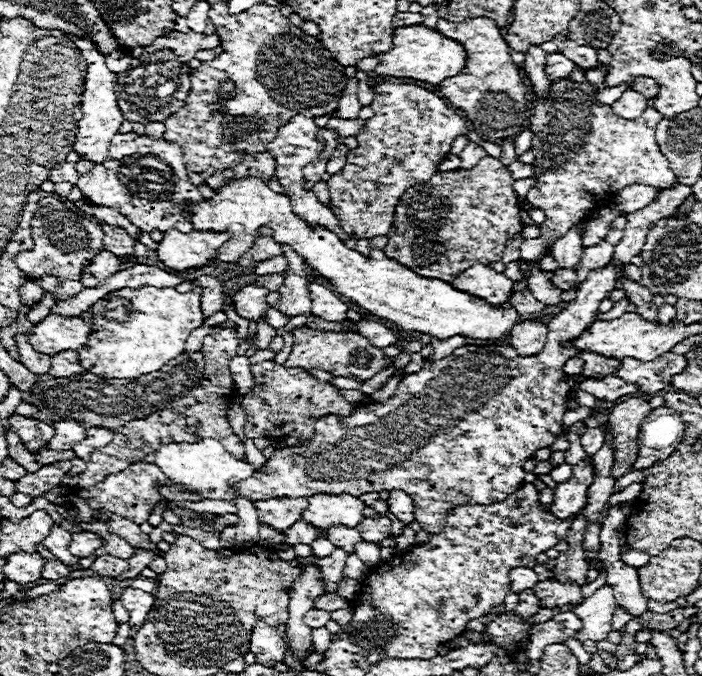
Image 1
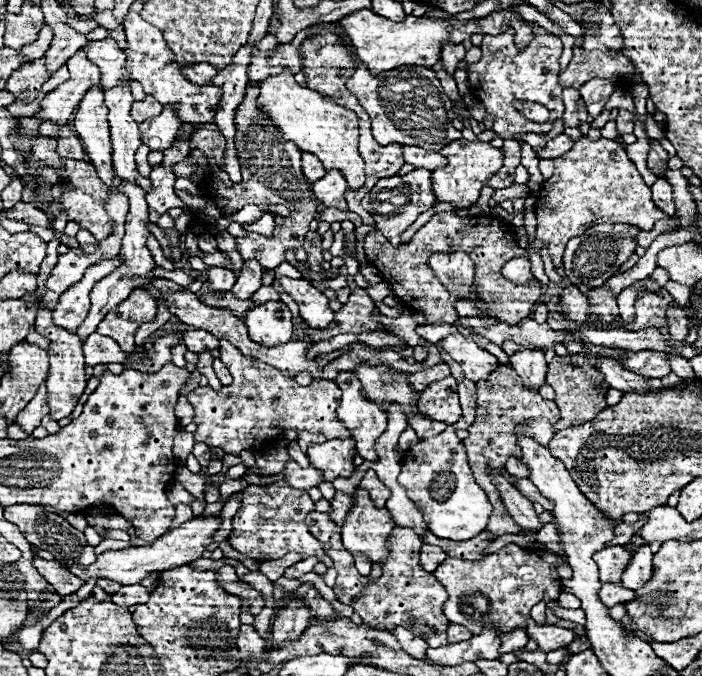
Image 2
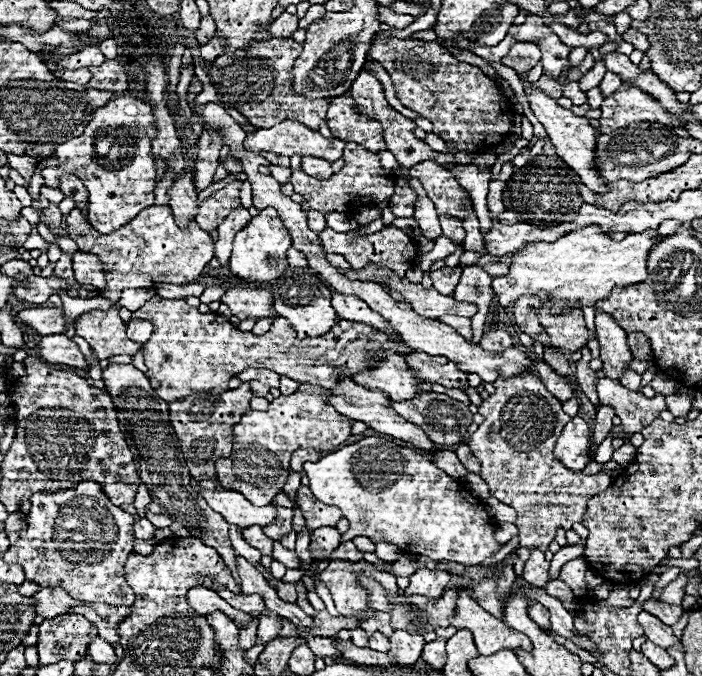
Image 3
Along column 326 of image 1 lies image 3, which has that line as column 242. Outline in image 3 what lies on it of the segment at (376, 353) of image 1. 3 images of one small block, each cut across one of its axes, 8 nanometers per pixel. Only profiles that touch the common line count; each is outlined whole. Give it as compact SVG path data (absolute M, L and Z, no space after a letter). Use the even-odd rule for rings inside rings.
M154 296L140 310L132 312L130 320L150 320L154 326L150 342L141 351L144 364L148 366L146 376L158 396L166 402L182 400L182 396L192 396L194 392L218 396L218 392L228 390L228 380L246 368L266 368L284 374L298 384L314 384L330 390L342 376L352 378L354 372L366 372L378 364L384 348L390 348L400 356L414 350L404 342L394 342L382 330L352 320L338 320L324 336L306 336L298 340L290 322L286 318L276 318L266 334L256 336L238 330L218 312L202 314L184 300L166 300L160 296Z

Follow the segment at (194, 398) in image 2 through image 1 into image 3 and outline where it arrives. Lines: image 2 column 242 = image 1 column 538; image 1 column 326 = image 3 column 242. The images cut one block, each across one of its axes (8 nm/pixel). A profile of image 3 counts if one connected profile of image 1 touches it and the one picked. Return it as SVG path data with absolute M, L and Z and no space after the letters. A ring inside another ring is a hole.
M300 384L298 390L290 396L278 396L270 402L268 410L258 412L250 410L246 412L238 424L234 424L234 450L230 458L218 458L216 460L216 472L220 486L226 490L242 492L254 506L266 506L274 500L276 494L282 492L282 486L286 484L286 476L290 474L290 456L298 448L312 448L316 452L332 452L342 442L346 442L352 436L352 420L344 420L340 412L334 410L334 406L326 400L326 390L316 388L312 384Z

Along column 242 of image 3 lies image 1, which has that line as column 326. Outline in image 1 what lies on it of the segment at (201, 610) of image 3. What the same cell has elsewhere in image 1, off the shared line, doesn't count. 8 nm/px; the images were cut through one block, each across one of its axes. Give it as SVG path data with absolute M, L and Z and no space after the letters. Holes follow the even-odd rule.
M310 610L310 612L304 616L304 624L310 626L310 628L326 626L328 620L330 620L330 614L328 614L328 612L320 612L320 610Z

